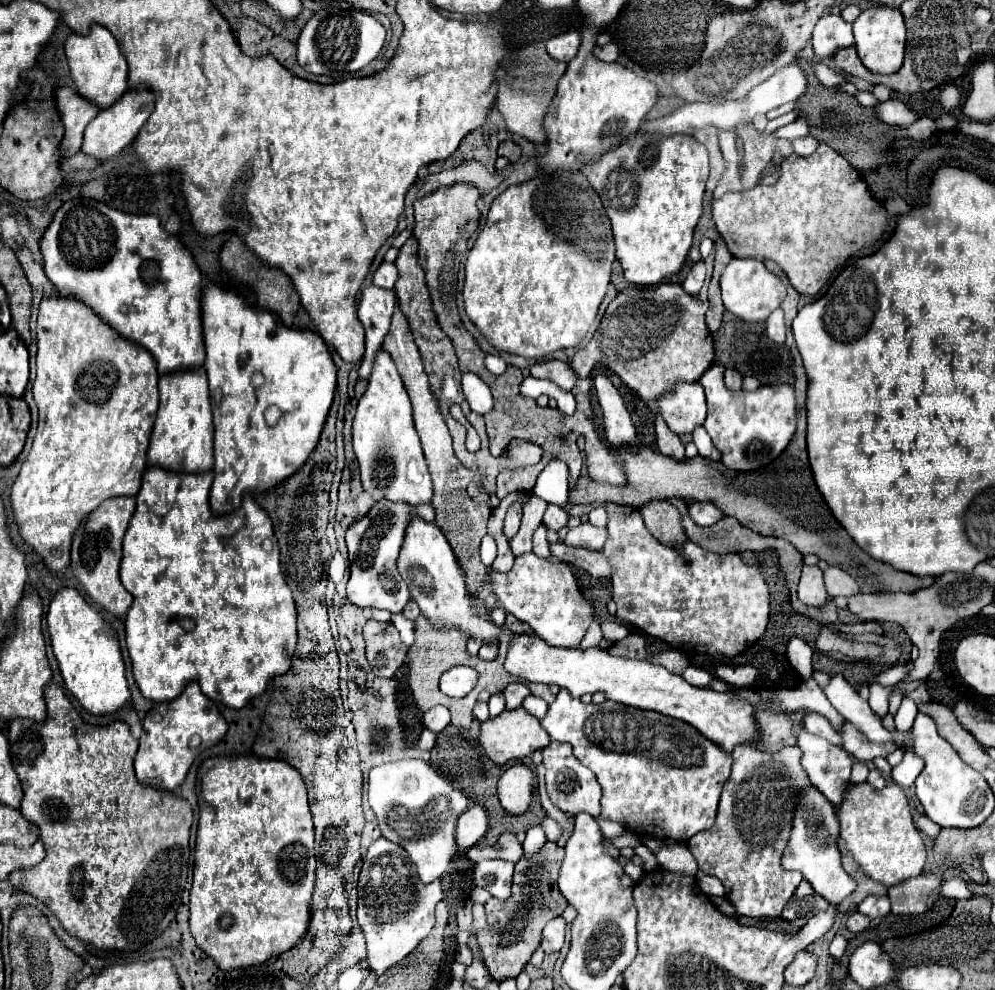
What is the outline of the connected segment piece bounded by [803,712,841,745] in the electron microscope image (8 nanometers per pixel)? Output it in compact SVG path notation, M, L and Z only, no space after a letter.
M810 712L803 720L804 729L833 743L833 745L841 745L840 733L836 731L826 717L815 712Z

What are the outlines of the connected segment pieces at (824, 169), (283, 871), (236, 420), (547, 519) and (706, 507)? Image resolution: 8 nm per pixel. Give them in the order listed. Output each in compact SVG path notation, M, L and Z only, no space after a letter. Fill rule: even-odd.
M821 143L809 157L791 155L781 163L781 167L783 185L757 185L741 193L723 195L713 203L713 221L735 257L751 257L757 261L771 259L785 271L789 283L801 295L817 295L833 277L833 271L867 255L881 239L887 239L891 231L889 215L887 209L869 193L861 173L829 145Z
M255 755L211 757L199 767L199 829L191 887L191 933L197 945L215 959L219 969L251 967L295 947L309 925L315 883L313 821L303 777L279 759Z
M207 283L203 285L203 341L205 341L205 349L207 349L207 357L205 357L205 371L207 371L207 377L209 377L209 391L211 391L211 405L213 405L213 423L215 423L215 465L213 465L213 471L215 471L215 481L213 481L213 487L211 487L211 509L219 515L223 513L231 513L235 511L239 505L241 505L241 499L245 493L255 493L255 491L263 491L263 489L271 489L275 487L277 483L285 481L291 473L295 473L303 463L305 459L313 453L313 449L317 447L317 441L319 441L319 435L321 435L321 429L323 429L323 423L327 419L327 411L331 407L331 401L333 401L333 393L335 393L335 363L331 359L331 351L329 347L325 345L325 341L315 333L315 331L309 331L309 329L293 329L293 327L285 327L283 323L279 323L277 315L273 311L267 311L267 309L257 309L257 307L251 307L237 291L233 289L225 289L223 285L219 283ZM255 373L261 373L263 375L263 385L259 387L253 387L251 383L251 377ZM269 405L277 405L281 409L281 419L277 425L269 427L265 423L265 409Z
M549 505L547 511L545 511L545 515L543 515L543 525L545 525L547 529L559 531L561 527L567 525L567 519L569 519L569 515L567 515L561 507L557 507L557 505Z
M693 503L689 505L689 515L697 525L715 525L725 515L713 503Z

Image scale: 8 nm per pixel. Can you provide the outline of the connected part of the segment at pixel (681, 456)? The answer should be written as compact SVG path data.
M657 415L657 421L655 421L655 431L657 431L657 447L663 455L675 459L675 461L685 461L685 447L679 439L679 435L673 435L669 431L669 427L665 425L665 421L661 419L661 415Z

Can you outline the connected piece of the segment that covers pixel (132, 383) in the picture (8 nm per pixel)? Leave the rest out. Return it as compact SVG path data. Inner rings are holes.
M51 293L43 297L37 317L37 377L33 395L39 407L39 427L33 447L11 489L11 503L19 533L35 553L55 573L69 567L69 547L73 531L105 499L137 495L141 471L147 465L147 447L159 407L159 373L153 355L123 339L111 325L105 325L77 297Z

